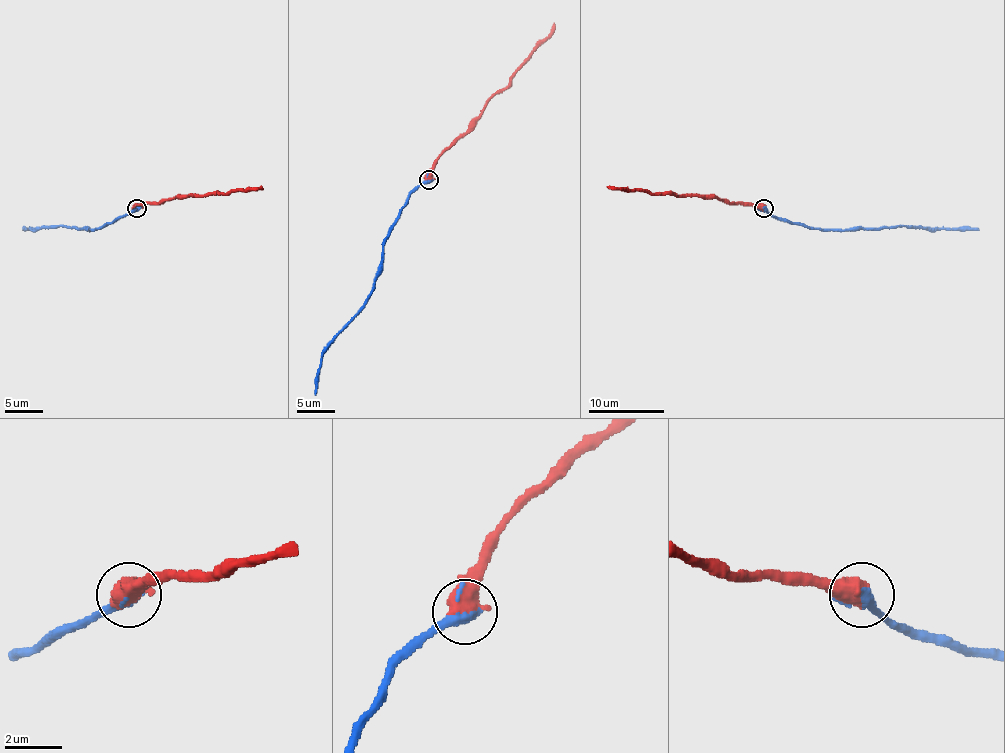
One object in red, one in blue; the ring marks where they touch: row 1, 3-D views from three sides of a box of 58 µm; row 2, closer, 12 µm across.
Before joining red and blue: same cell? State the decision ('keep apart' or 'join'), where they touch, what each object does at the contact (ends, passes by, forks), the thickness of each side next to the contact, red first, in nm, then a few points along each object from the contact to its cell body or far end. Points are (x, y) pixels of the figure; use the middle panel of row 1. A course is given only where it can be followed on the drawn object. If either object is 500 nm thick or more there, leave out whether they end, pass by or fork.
join | (428, 180) | 800/280 nm | red via (428, 180), (432, 165), (467, 129), (483, 107), (509, 84), (509, 77), (548, 35), (554, 22) | blue via (428, 180), (409, 195), (383, 246), (383, 271), (375, 278), (371, 295), (322, 355), (315, 395)

